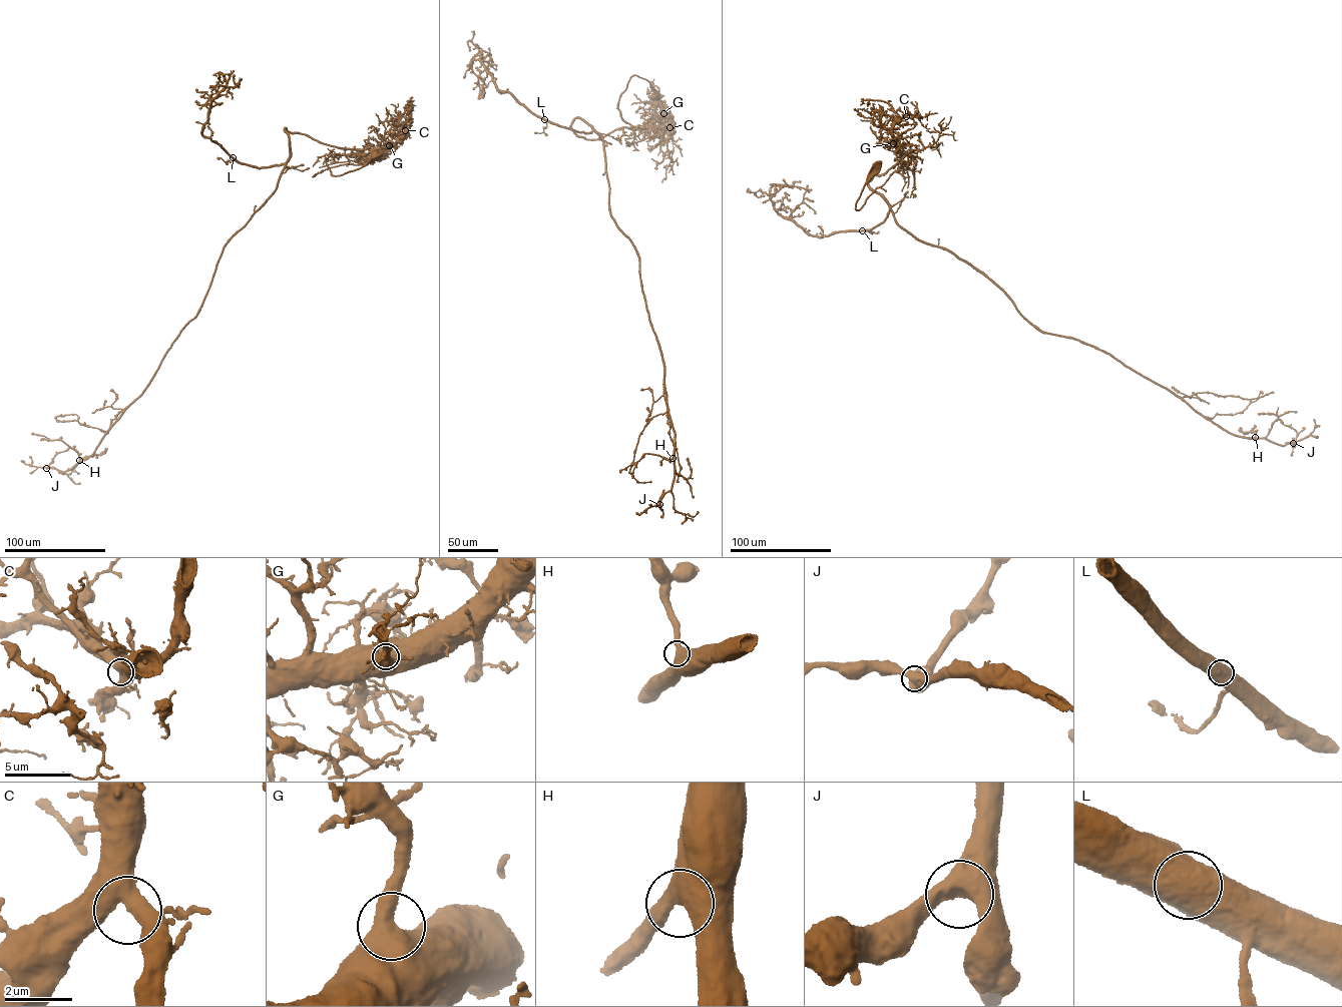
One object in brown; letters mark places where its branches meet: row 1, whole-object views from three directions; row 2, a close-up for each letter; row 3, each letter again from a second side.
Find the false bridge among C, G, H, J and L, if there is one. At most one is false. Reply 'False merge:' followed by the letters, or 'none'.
False merge: none

